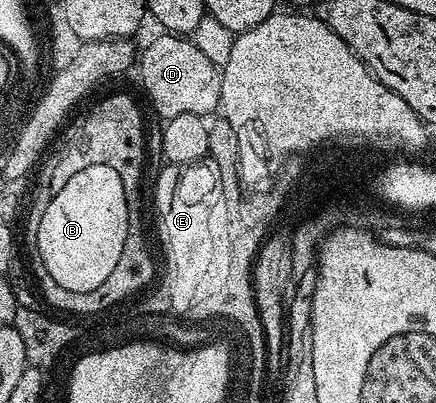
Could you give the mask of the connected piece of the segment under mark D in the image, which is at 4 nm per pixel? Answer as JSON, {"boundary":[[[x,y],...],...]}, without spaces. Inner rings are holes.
{"boundary":[[[168,31],[158,34],[149,46],[139,53],[141,85],[145,88],[154,111],[165,121],[175,119],[175,115],[199,115],[208,118],[216,114],[221,104],[219,66],[211,63],[211,59],[207,59],[207,55],[203,55],[203,51],[199,51],[199,47],[195,47],[195,43],[188,36]]]}

